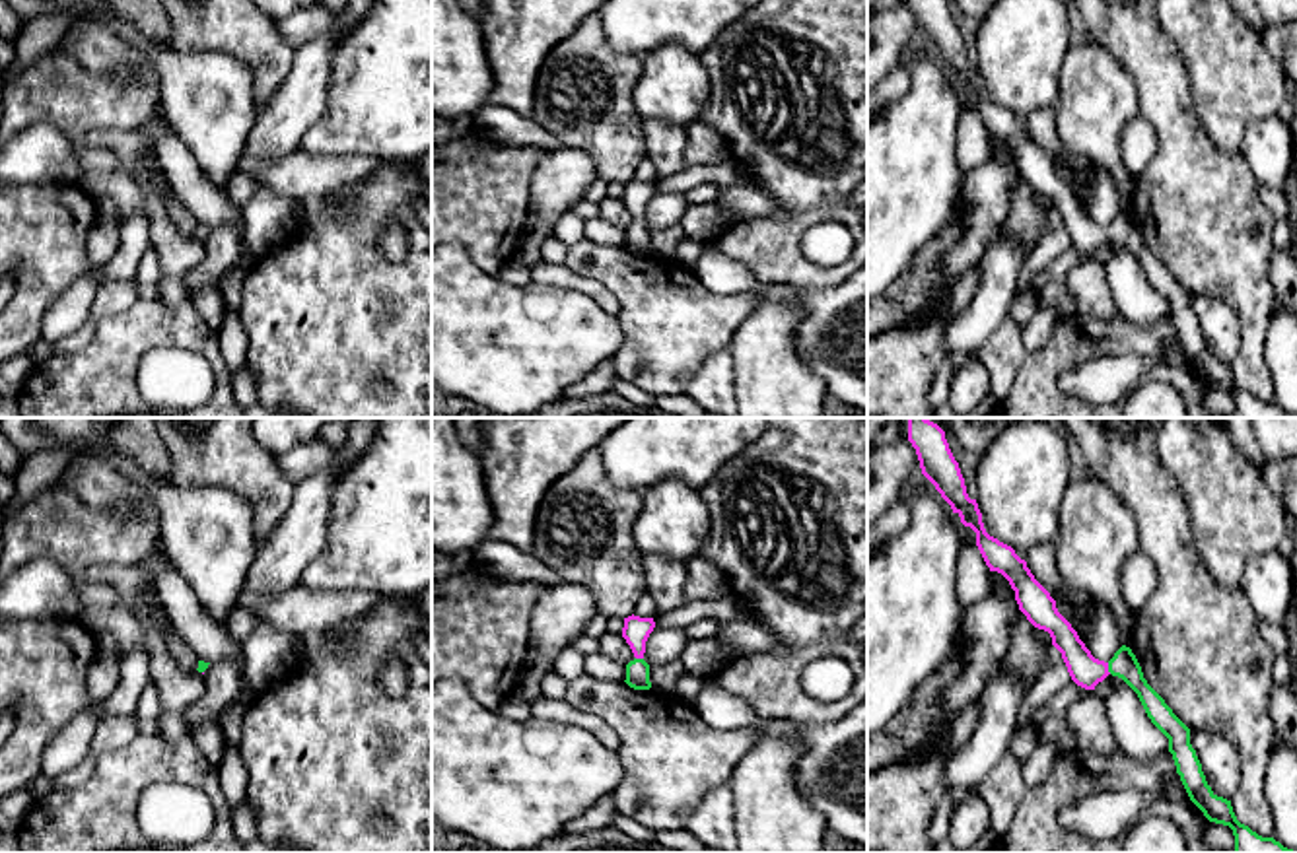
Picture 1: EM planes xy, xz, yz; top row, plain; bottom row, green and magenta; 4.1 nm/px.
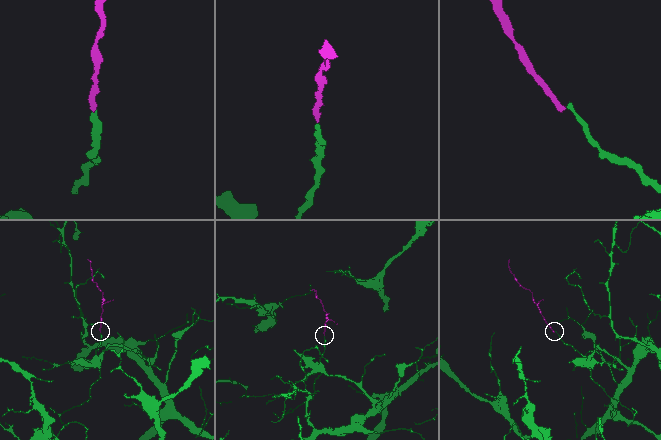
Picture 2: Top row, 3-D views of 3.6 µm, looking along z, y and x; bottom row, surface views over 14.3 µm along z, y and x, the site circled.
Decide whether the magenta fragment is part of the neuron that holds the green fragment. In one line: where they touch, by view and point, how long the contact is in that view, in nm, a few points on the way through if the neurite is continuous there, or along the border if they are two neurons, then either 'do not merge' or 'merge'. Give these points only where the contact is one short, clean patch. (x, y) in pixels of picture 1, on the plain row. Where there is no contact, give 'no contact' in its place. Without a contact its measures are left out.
yz (1109, 234) | 50 nm | across yz (1124, 230), (1109, 234), (1086, 236) | merge

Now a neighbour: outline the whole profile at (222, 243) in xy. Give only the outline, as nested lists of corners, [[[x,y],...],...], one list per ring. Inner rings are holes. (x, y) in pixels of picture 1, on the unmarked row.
[[[214,225],[204,235],[206,255],[187,272],[187,297],[206,286],[218,286],[222,274],[231,268],[241,256],[241,233],[235,225]]]

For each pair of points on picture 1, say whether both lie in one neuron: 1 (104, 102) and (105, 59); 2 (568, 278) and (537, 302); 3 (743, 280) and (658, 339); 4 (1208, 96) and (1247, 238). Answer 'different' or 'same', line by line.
1: different
2: different
3: different
4: different

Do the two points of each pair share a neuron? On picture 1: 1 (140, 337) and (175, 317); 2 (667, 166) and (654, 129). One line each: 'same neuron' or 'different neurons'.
1: same neuron
2: same neuron

